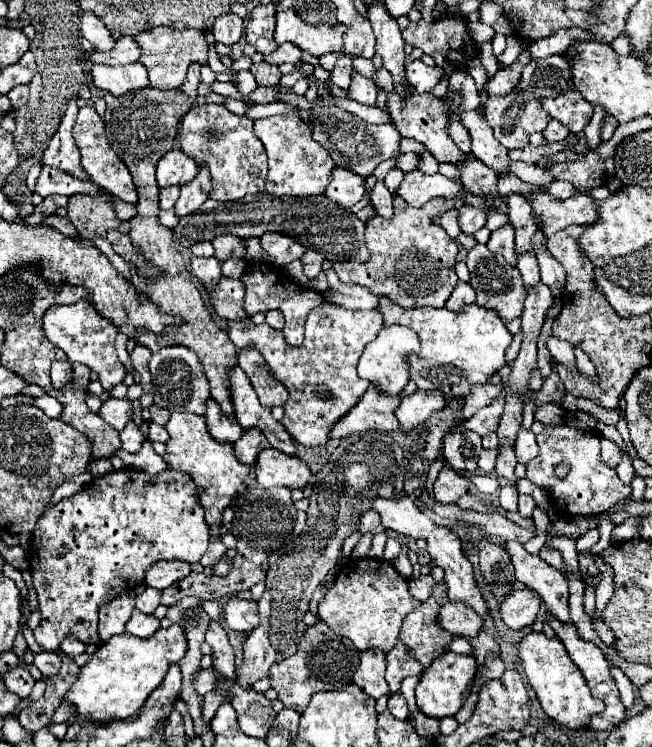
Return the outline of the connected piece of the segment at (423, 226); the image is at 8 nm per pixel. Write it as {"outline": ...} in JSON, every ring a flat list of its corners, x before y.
{"outline":[[395,194,393,218,383,218,375,214,365,224,365,246,369,250,369,260,333,264,339,280,367,286,373,294,385,296,403,308,443,308,457,282,455,258,459,252,457,242,449,238,445,228,439,224,439,218,447,212,445,202,447,200,439,196,429,200,423,208,413,208]]}

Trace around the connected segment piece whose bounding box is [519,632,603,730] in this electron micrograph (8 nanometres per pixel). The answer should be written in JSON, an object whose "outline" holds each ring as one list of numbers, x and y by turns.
{"outline":[[529,632,519,644,519,656,531,688,535,690,545,714,561,726,581,730,587,728,591,718,603,712,603,702,589,694,583,674,569,658,565,646,557,638,547,638,543,632]]}

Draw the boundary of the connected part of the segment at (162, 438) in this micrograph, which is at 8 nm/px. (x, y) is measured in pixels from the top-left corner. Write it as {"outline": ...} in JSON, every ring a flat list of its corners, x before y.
{"outline":[[149,422,149,440,151,442,169,442,169,432,165,430,165,426,159,426,155,422]]}

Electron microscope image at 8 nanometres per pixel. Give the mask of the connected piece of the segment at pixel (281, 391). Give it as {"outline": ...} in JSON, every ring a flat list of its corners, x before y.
{"outline":[[249,346,249,348,239,350,237,362,245,370,245,374,249,376,263,406,269,406,269,408,271,406,285,406,285,402,289,398,287,388,281,382,277,382,277,378,269,372,269,364,265,362,263,354,257,348]]}

